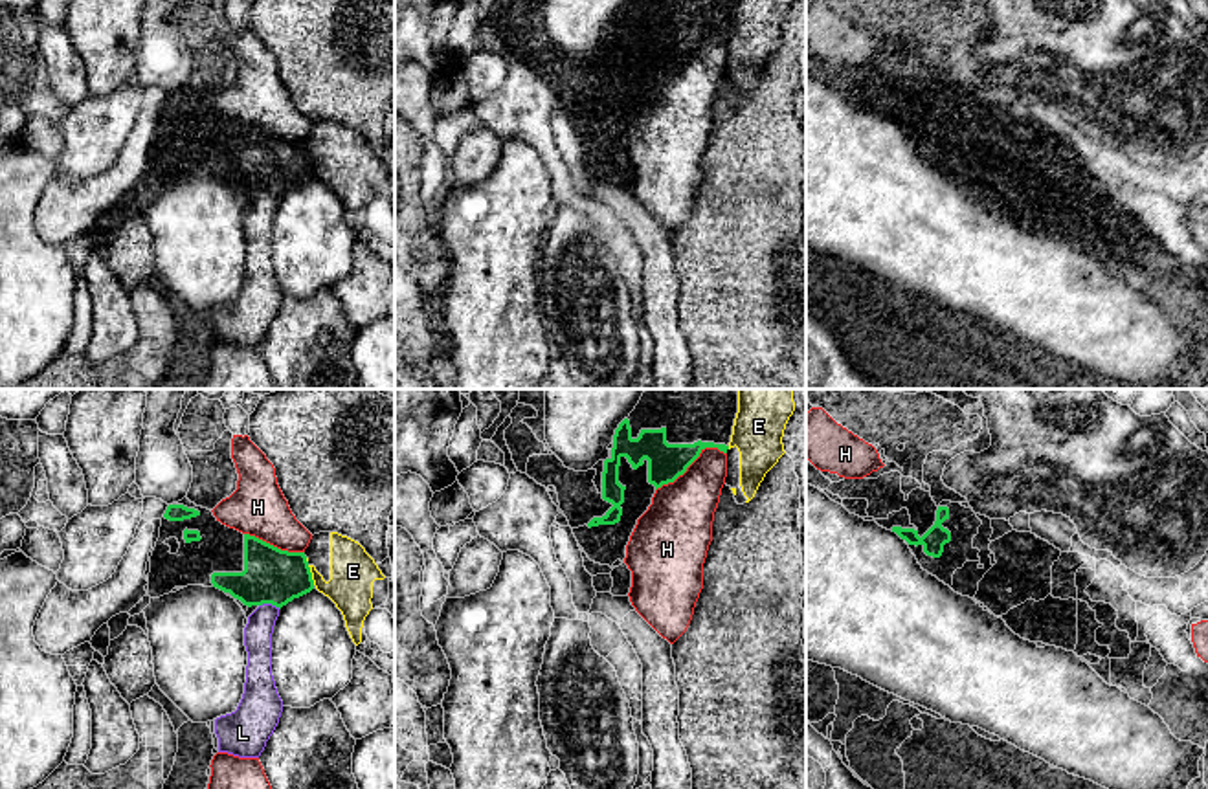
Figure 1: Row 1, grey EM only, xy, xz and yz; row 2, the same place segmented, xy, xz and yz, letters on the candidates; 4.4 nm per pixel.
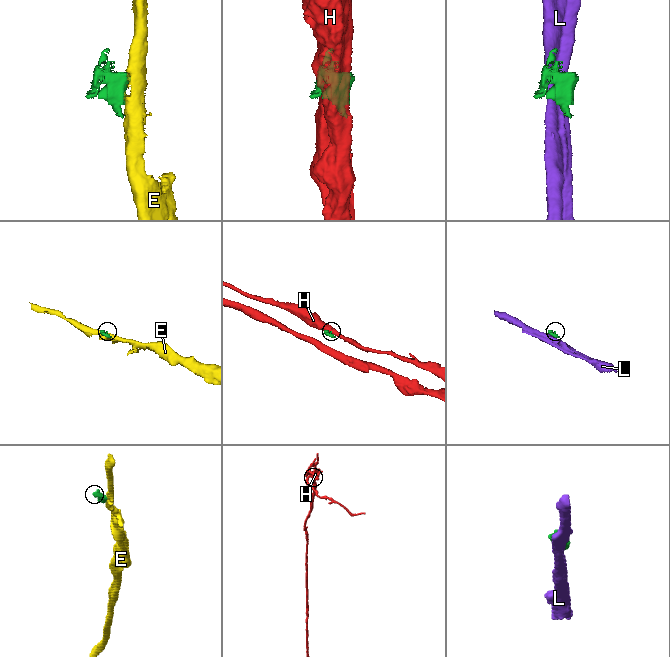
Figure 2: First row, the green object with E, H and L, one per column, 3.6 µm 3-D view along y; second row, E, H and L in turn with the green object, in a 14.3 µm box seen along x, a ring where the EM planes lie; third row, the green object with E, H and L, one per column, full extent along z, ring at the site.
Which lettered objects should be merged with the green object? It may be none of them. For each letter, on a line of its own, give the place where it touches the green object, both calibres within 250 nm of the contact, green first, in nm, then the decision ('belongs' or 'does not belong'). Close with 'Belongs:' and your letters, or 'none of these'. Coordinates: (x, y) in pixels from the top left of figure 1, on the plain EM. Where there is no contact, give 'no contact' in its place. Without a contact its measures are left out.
E: xy (311, 164) | 240/200 nm | does not belong
H: xz (691, 52) | 160/280 nm | does not belong
L: xy (270, 191) | 240/130 nm | does not belong
Belongs: none of these

